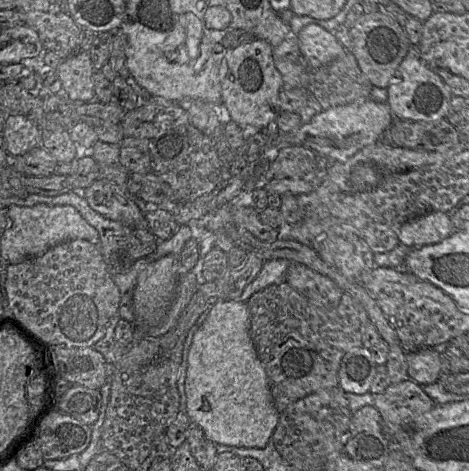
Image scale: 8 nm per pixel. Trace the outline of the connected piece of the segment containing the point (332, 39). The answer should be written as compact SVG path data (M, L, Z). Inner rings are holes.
M318 24L304 26L296 37L300 51L315 69L327 65L346 52L333 33Z

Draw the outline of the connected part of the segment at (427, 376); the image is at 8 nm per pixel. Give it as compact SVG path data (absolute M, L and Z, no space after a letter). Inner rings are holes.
M433 348L406 353L407 374L420 386L433 384L441 375L441 354Z

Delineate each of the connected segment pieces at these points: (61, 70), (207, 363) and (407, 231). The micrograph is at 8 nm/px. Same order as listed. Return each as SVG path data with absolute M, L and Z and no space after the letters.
M80 51L69 58L62 59L56 71L63 92L70 99L85 103L96 100L93 84L95 69L89 51Z
M219 300L211 307L206 320L195 332L192 339L187 359L187 372L184 389L186 395L186 414L192 425L196 425L202 430L207 440L214 444L240 448L264 449L266 447L278 424L280 413L274 404L271 392L269 390L265 369L263 368L251 339L249 310L245 302L241 300Z
M432 212L405 222L398 233L400 244L420 248L447 239L453 233L451 218L444 212Z

